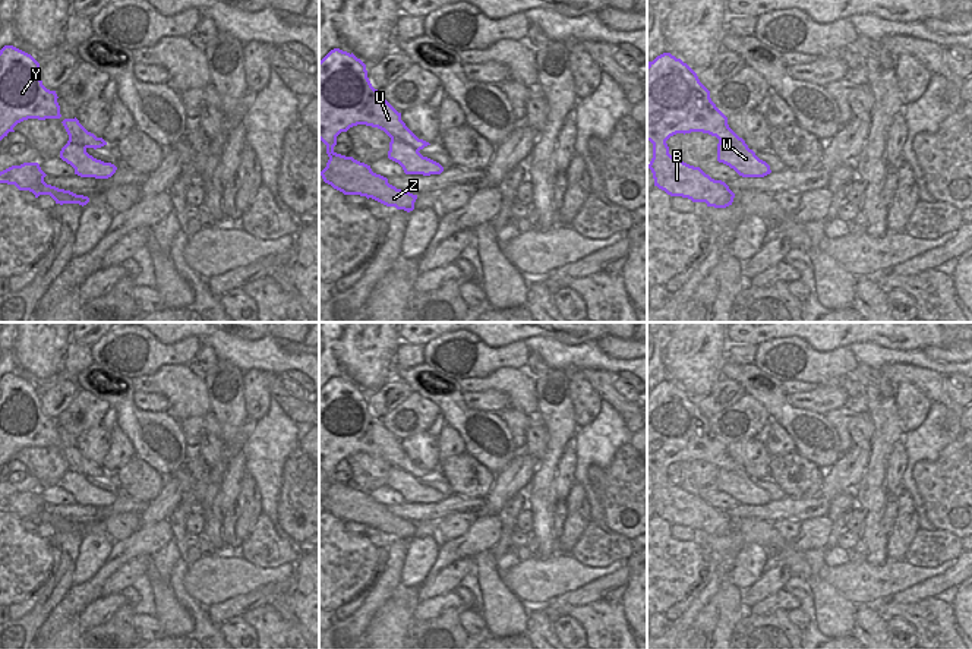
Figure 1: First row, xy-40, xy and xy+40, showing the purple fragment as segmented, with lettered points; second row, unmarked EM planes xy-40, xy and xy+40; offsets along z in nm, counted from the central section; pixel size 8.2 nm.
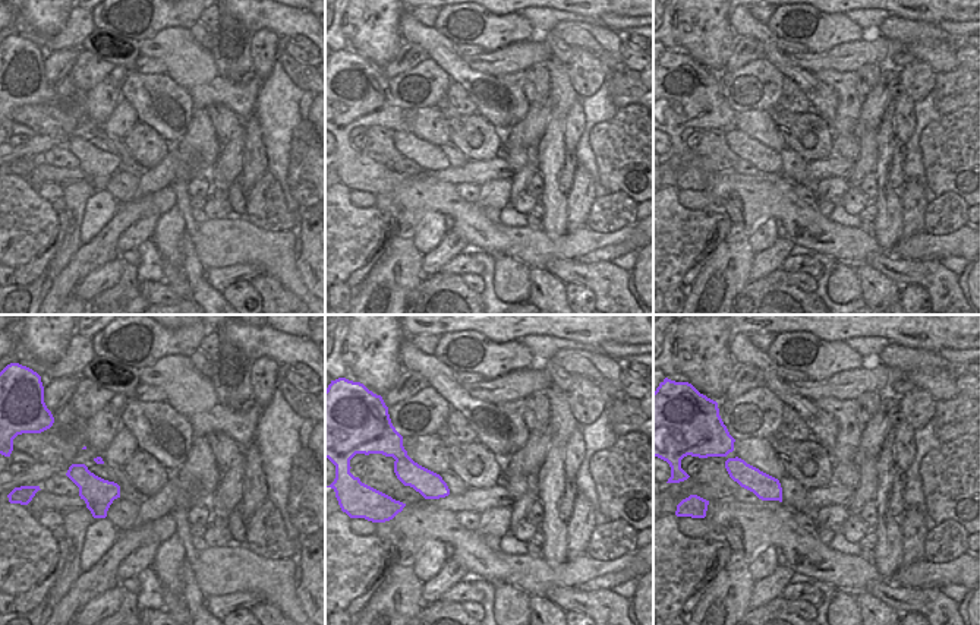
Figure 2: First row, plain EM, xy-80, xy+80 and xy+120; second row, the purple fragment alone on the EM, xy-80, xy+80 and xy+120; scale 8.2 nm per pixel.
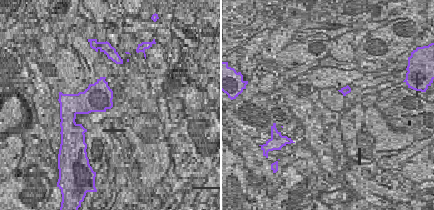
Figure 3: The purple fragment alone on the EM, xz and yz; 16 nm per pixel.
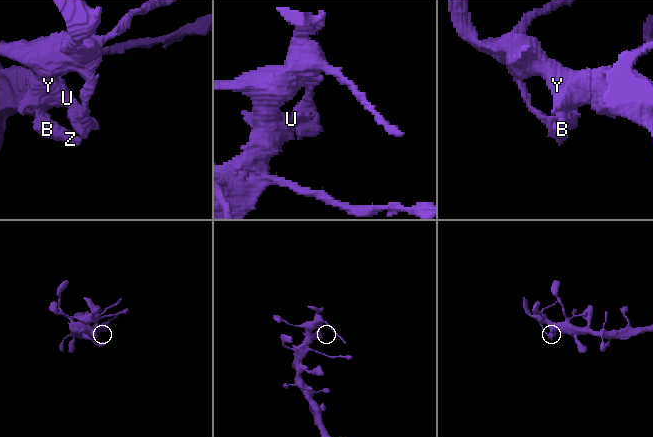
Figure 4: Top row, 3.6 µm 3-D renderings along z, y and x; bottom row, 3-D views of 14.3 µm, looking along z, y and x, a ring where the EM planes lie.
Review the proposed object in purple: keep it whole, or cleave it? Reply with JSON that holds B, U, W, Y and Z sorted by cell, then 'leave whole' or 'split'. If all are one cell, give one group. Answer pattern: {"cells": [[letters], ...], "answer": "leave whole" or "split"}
{"cells": [["B", "U", "W", "Y", "Z"]], "answer": "leave whole"}

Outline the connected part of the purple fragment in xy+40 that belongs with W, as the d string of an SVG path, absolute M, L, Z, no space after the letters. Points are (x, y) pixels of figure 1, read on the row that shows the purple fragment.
M663 53L647 64L647 141L653 144L648 168L654 186L670 196L706 202L707 207L732 205L735 193L725 182L669 154L666 141L691 132L716 136L717 161L739 176L764 177L771 173L770 166L729 127L728 117L711 101L697 73L681 59Z

